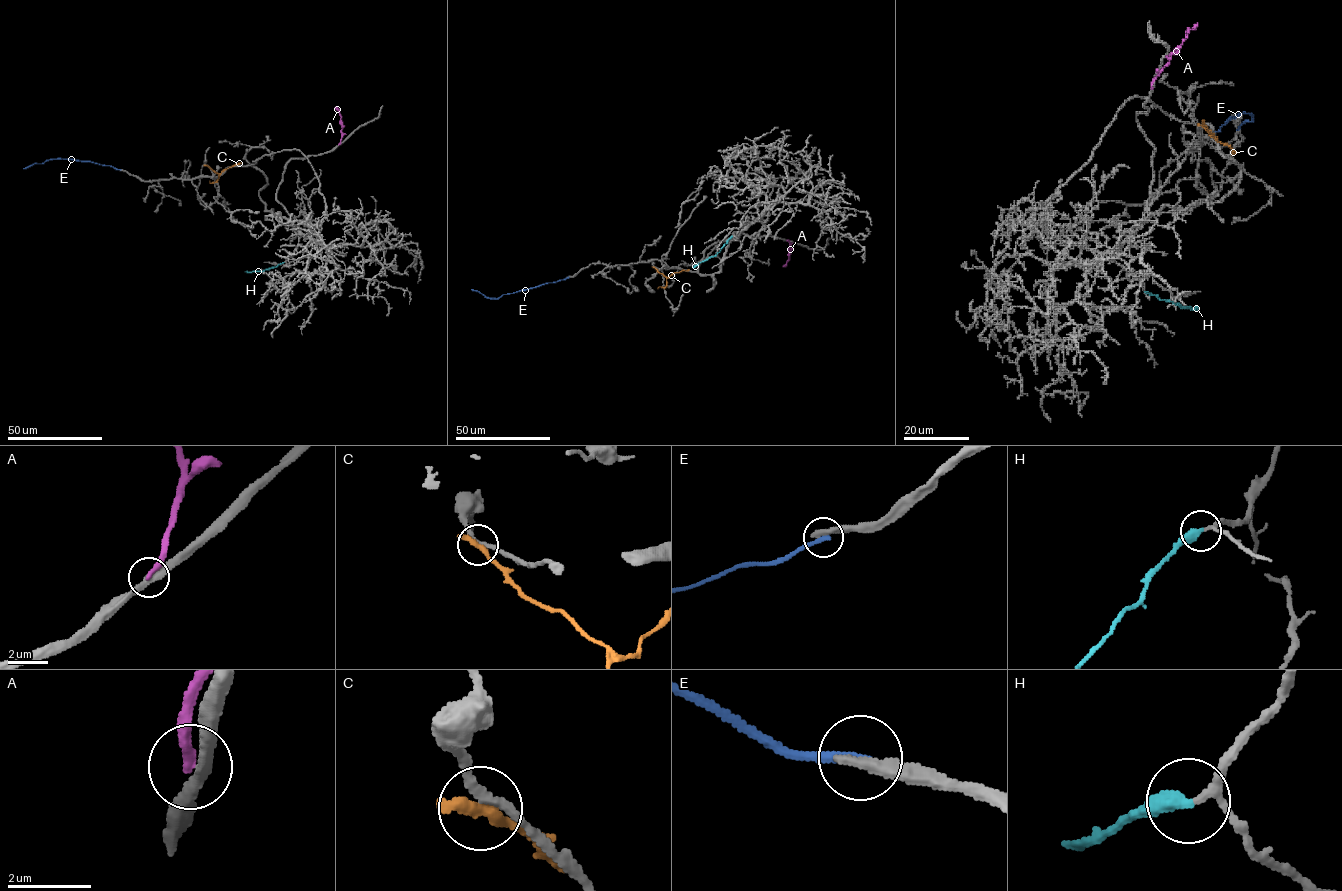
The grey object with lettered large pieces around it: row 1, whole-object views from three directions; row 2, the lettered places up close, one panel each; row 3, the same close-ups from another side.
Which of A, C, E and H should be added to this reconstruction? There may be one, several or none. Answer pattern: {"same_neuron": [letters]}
{"same_neuron": ["H"]}

